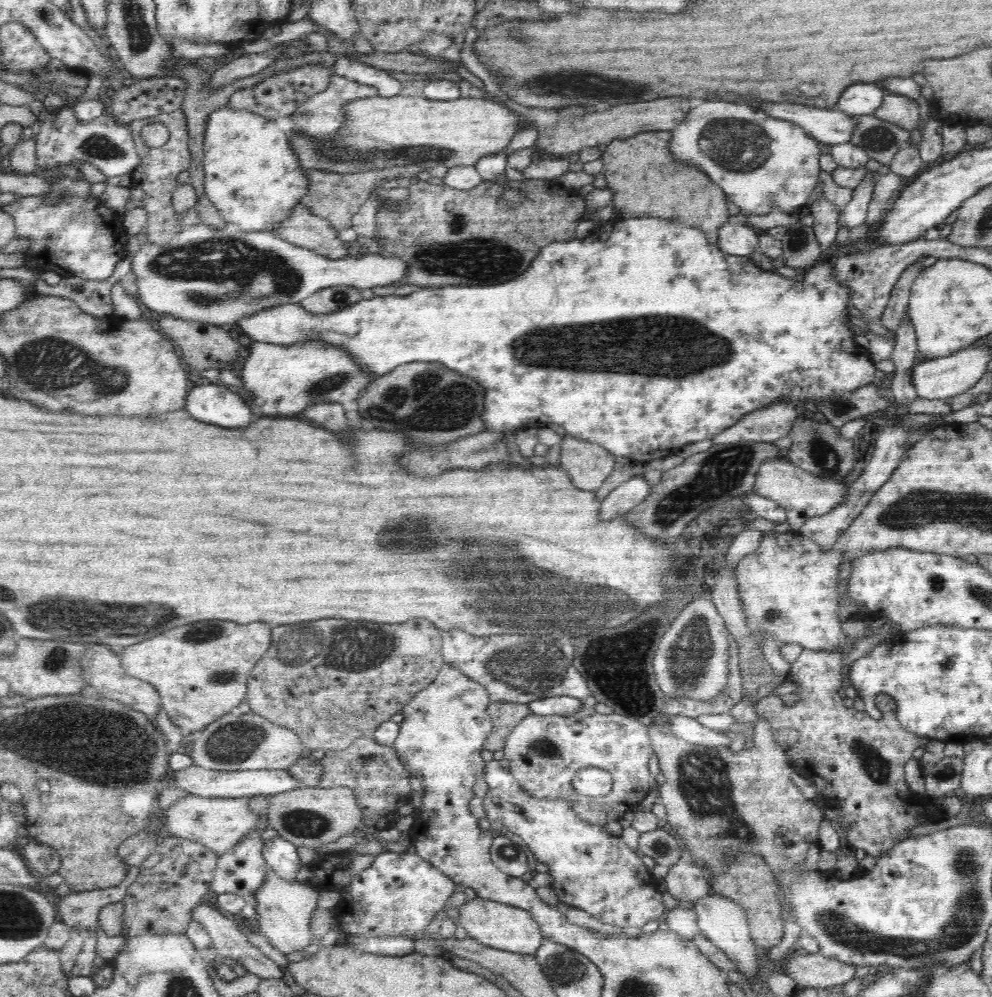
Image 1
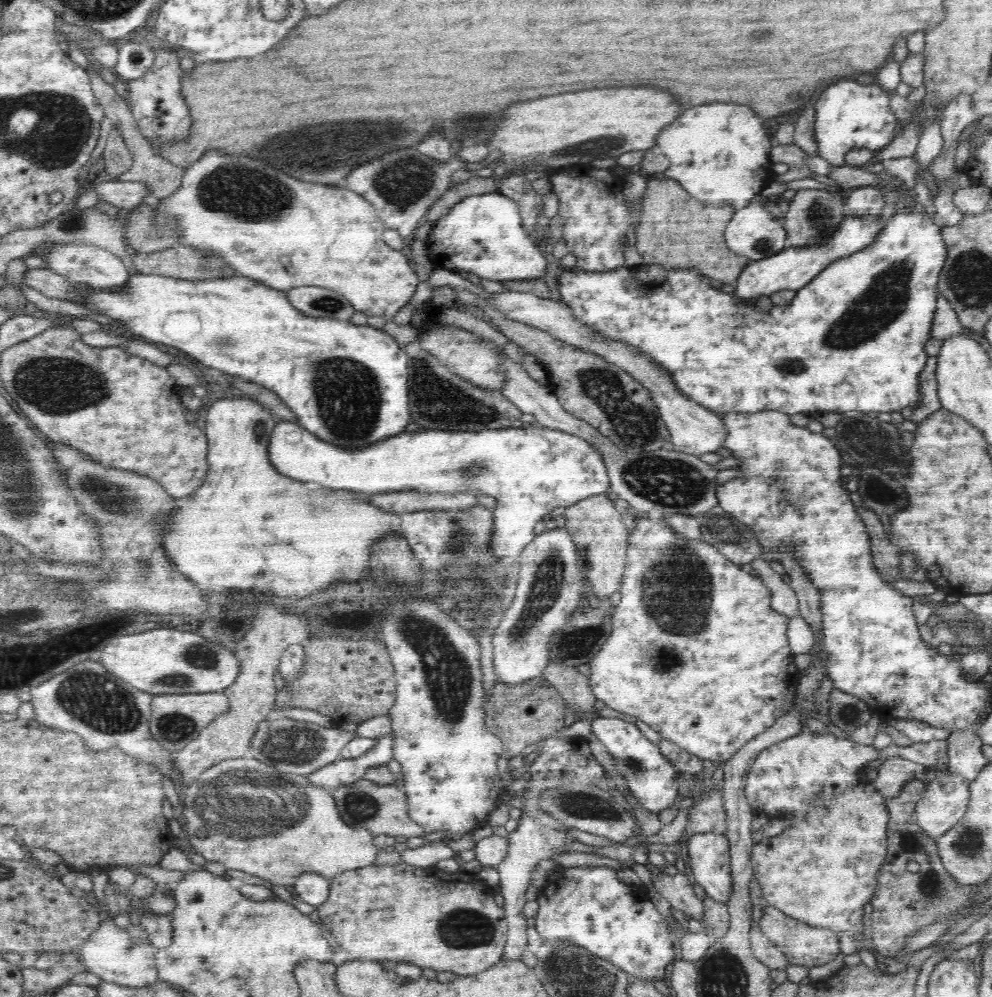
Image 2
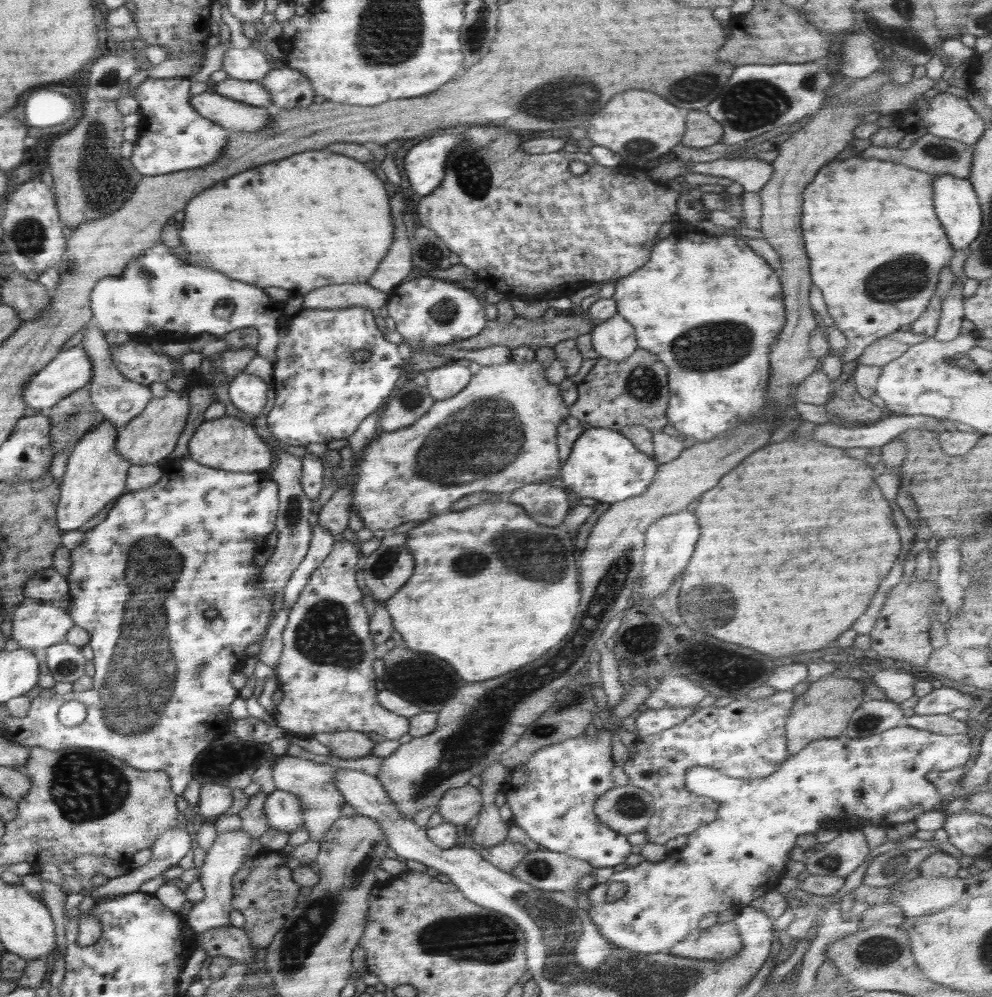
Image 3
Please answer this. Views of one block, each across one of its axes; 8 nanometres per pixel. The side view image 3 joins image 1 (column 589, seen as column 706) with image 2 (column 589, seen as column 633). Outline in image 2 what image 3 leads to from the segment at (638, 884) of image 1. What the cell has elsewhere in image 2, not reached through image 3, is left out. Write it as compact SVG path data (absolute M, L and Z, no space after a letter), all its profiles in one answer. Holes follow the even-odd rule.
M569 867L560 869L547 877L544 888L536 900L539 910L535 916L534 927L543 941L566 940L588 949L612 961L631 978L642 980L664 979L668 964L674 960L674 943L668 931L668 924L656 910L650 900L646 900L634 885L626 884L618 879L616 870L610 867Z

